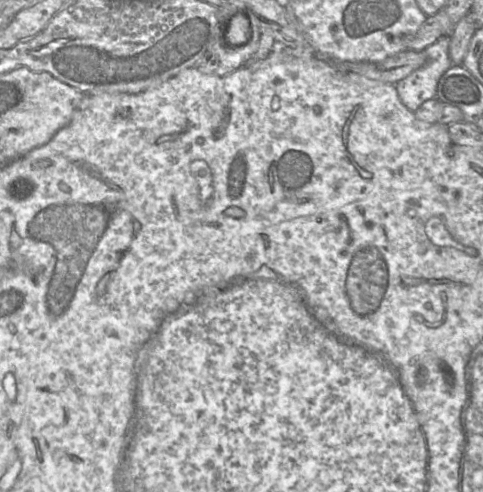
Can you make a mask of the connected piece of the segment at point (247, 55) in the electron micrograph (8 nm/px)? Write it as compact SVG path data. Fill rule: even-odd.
M235 6L221 7L218 10L219 23L214 38L194 67L205 74L225 76L246 64L257 50L261 36L260 21L252 12L242 11ZM239 12L244 12L249 19L251 37L241 46L230 47L224 41L224 32L229 19Z

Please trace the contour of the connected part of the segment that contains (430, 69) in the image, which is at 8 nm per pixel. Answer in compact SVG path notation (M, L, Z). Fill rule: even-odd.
M444 36L425 48L424 52L428 58L427 62L394 84L401 102L412 112L415 112L425 101L436 97L440 78L453 65L449 58L449 42L450 36Z

